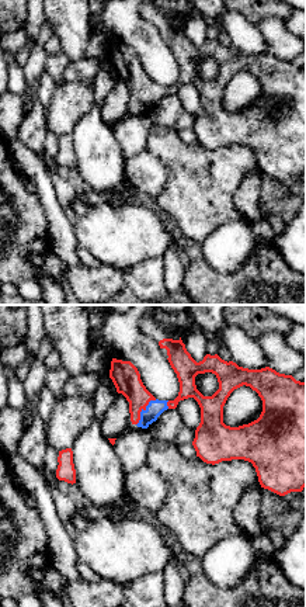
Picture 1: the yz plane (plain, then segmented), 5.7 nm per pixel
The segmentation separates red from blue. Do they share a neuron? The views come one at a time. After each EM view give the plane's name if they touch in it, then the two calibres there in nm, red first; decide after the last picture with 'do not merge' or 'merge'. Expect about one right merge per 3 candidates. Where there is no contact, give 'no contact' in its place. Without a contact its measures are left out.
contact in yz; calibres 160 and 90 nm

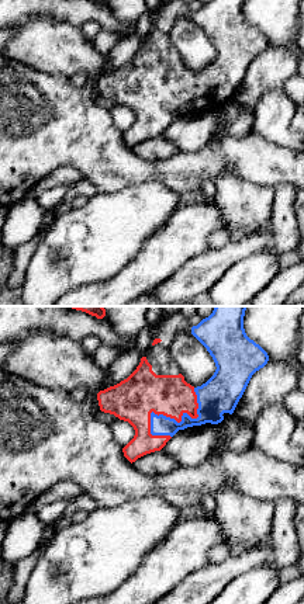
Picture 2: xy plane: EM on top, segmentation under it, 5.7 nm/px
contact in xy; calibres 240 and 200 nm

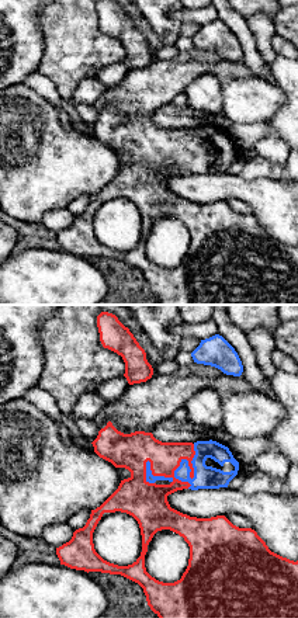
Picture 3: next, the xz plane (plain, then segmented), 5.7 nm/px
contact in xz; calibres 220 and 130 nm

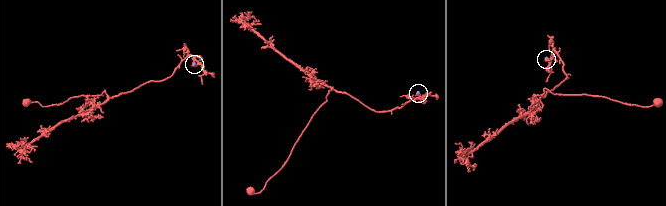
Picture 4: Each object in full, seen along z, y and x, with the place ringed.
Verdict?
merge

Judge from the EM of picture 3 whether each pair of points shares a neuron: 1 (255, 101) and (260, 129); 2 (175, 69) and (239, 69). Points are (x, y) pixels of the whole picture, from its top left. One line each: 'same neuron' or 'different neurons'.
1: different neurons
2: different neurons

